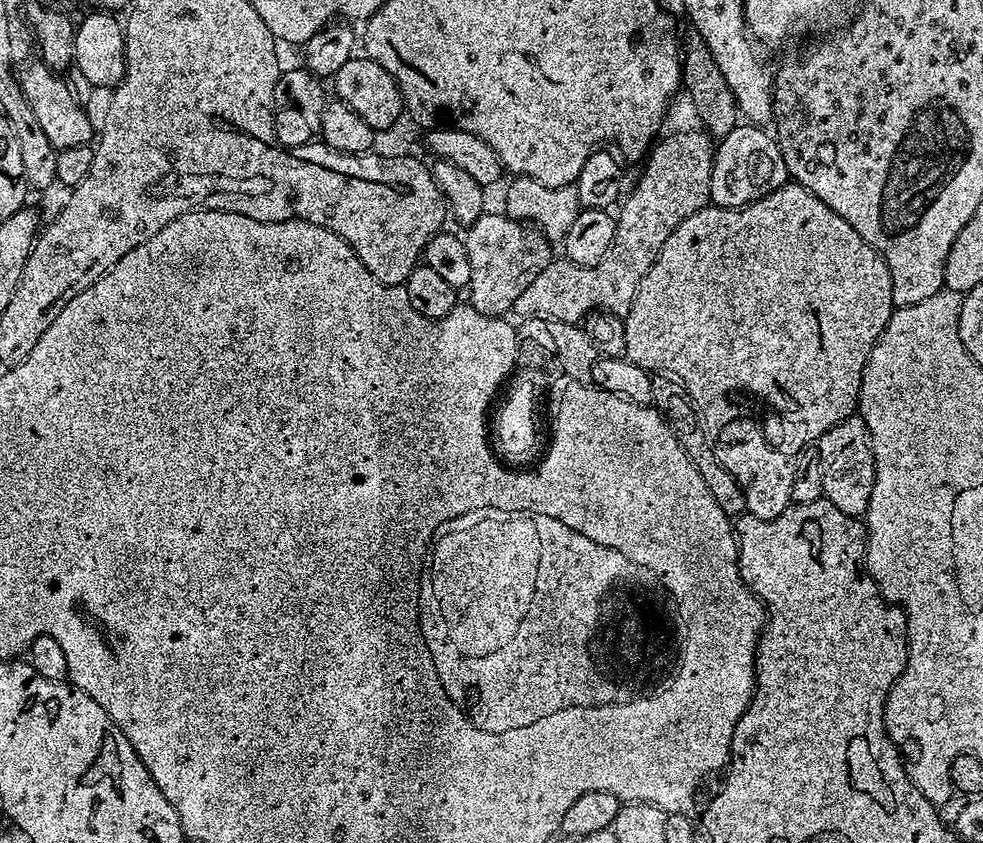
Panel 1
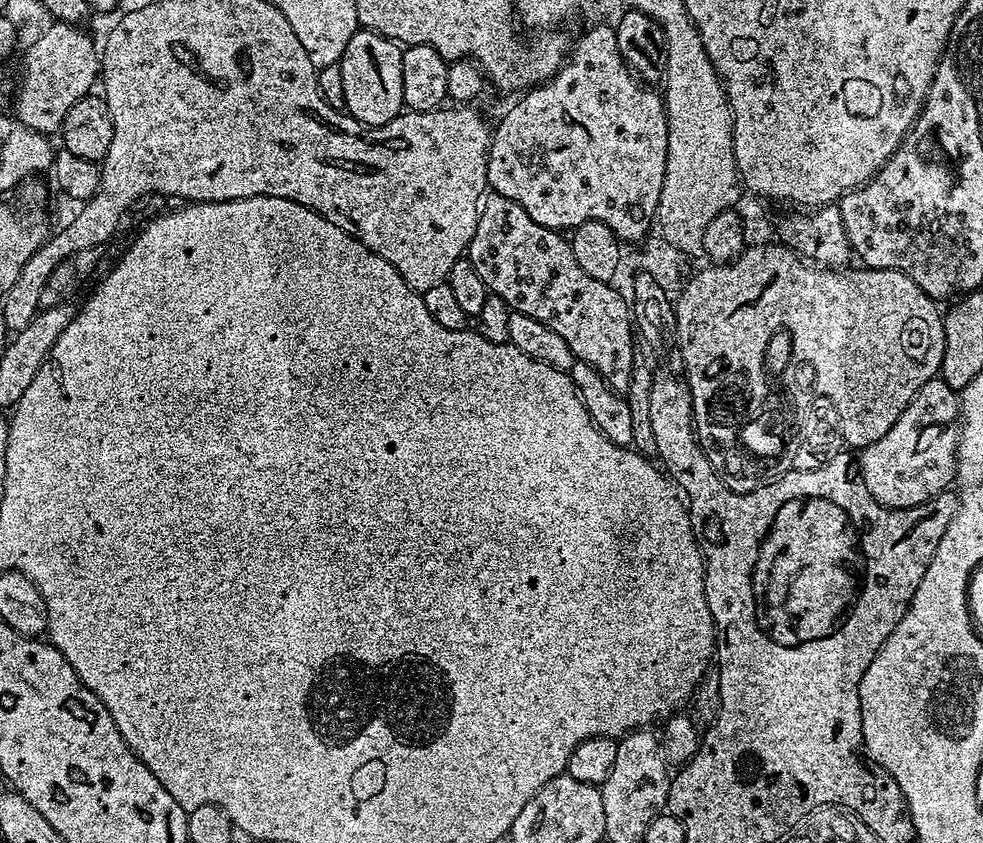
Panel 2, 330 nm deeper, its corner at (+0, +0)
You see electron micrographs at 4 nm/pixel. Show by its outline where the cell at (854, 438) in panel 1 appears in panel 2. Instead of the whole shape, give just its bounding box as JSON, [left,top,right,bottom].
[858,380,960,508]

